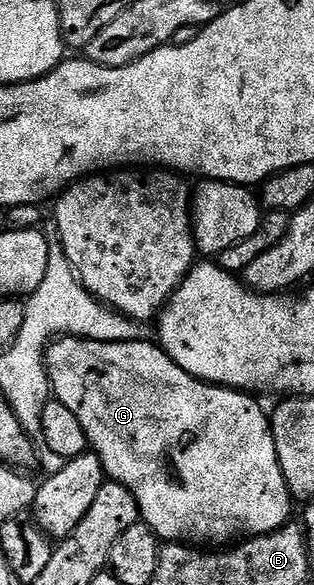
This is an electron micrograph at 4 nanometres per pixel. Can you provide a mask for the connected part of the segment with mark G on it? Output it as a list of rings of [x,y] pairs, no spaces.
[[[59,337],[46,348],[46,376],[50,379],[53,398],[80,421],[80,429],[84,429],[89,450],[100,457],[102,468],[113,482],[124,485],[136,497],[138,514],[144,522],[154,530],[159,540],[185,543],[187,545],[234,545],[239,541],[254,539],[257,535],[270,535],[276,529],[291,522],[290,503],[292,496],[284,481],[284,473],[280,469],[280,461],[276,457],[276,441],[272,437],[270,415],[262,412],[253,394],[236,391],[232,387],[218,387],[215,383],[206,383],[202,379],[192,377],[168,353],[163,351],[157,342],[146,343],[145,338],[136,341],[120,341],[105,343],[91,339],[75,339]]]

